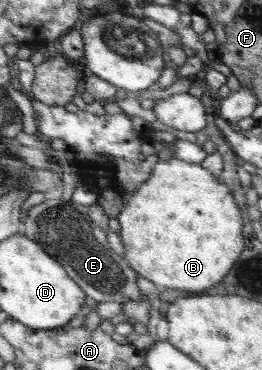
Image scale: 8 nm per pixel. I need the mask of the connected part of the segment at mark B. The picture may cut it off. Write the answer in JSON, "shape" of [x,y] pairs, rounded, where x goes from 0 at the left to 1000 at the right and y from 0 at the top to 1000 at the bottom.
{"shape":[[[672,424],[603,435],[573,478],[469,551],[447,584],[477,703],[527,743],[573,757],[618,786],[672,781],[763,789],[840,762],[931,676],[916,559],[855,489],[763,441],[710,438]]]}

